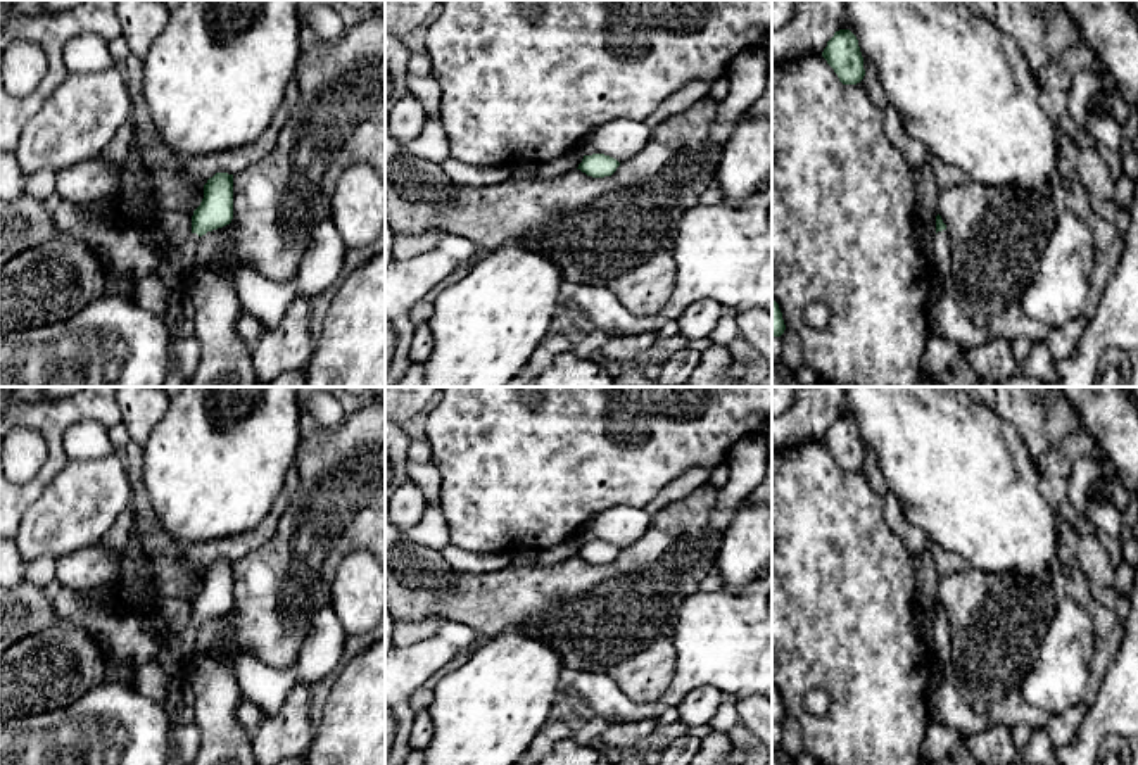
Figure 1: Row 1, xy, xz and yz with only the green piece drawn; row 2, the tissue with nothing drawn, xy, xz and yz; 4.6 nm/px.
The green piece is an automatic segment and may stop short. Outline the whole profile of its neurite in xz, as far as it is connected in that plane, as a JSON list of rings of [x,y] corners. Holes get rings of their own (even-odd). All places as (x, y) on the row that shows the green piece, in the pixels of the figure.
[[[592,154],[592,155],[584,155],[577,169],[592,178],[604,178],[611,176],[618,166],[620,162],[610,155]]]

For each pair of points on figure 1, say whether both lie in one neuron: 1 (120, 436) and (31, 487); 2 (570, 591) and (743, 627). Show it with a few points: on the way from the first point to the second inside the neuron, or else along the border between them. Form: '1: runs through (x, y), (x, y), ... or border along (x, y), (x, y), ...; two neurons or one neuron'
1: border along (120, 422), (107, 429); two neurons
2: border along (700, 589), (677, 610), (674, 629), (676, 655); two neurons

